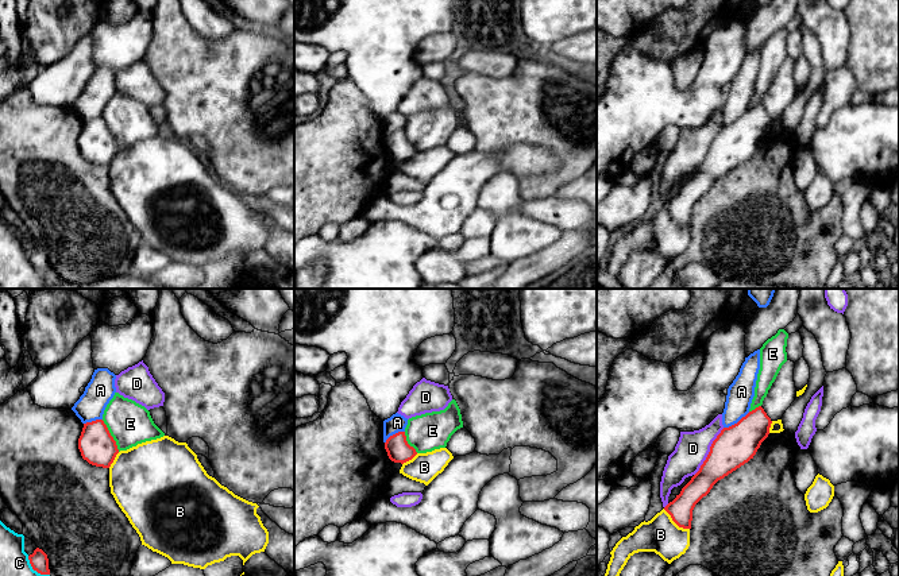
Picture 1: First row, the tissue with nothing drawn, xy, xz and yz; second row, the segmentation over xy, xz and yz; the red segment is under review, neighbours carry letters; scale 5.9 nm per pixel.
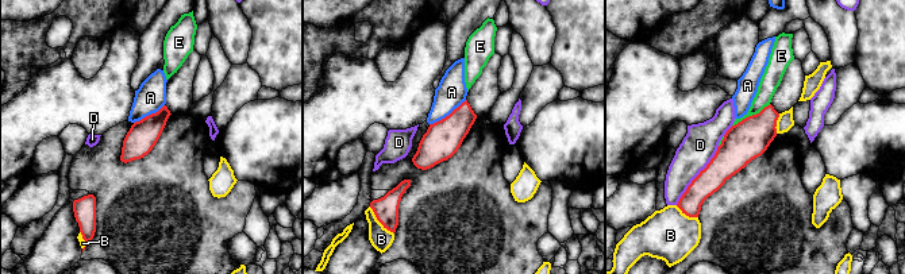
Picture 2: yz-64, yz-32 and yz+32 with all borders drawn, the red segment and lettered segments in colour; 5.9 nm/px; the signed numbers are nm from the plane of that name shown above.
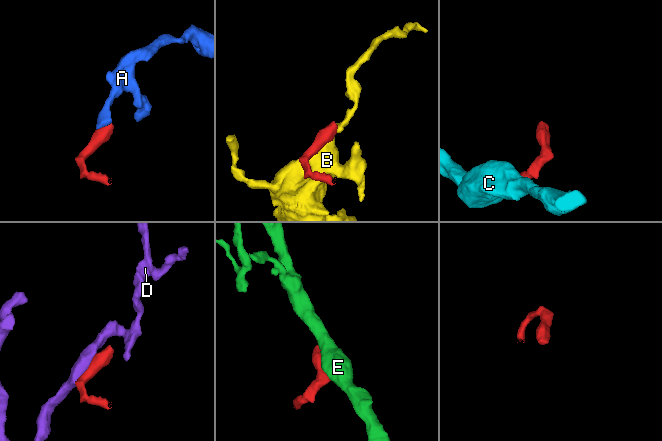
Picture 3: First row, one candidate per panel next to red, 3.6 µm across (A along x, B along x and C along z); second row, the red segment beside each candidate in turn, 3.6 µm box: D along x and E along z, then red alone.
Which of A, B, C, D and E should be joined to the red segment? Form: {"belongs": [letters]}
{"belongs": []}

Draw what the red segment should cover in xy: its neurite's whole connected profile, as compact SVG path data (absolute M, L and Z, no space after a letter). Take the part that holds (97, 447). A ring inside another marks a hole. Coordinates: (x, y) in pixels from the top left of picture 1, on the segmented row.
M103 420L84 424L78 449L84 460L103 468L109 468L119 453L116 441Z

